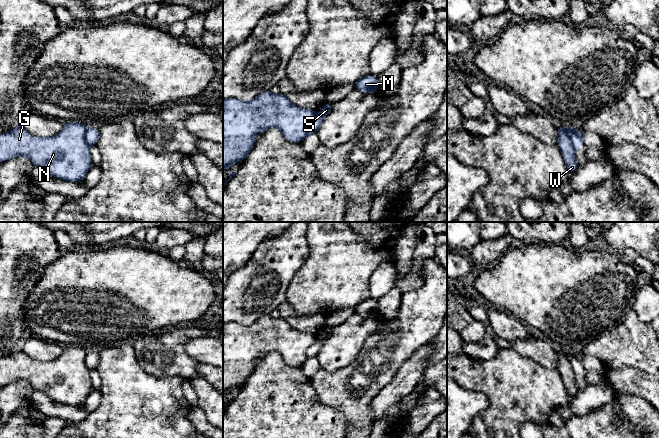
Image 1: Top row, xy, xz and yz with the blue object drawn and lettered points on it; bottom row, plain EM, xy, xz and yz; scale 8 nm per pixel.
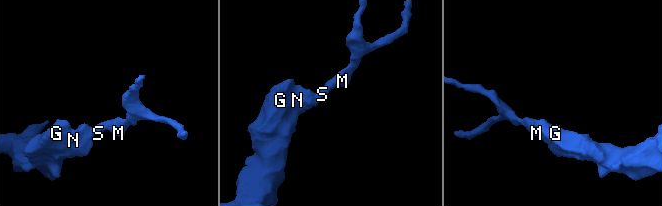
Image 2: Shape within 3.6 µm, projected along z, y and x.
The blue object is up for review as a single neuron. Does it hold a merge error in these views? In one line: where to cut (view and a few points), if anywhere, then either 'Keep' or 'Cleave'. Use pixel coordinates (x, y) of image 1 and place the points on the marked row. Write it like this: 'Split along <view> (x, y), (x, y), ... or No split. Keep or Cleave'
Split along yz (569, 130), (568, 134), (575, 151). Cleave

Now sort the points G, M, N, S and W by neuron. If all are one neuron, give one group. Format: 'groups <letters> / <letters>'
groups G N W / M S

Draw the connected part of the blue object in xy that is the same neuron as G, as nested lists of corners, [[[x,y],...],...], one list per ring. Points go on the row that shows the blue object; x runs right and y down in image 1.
[[[67,122],[55,136],[43,138],[31,135],[19,123],[13,129],[0,134],[0,162],[24,156],[31,160],[34,167],[45,169],[54,178],[81,183],[92,166],[86,131],[87,128],[81,122]]]

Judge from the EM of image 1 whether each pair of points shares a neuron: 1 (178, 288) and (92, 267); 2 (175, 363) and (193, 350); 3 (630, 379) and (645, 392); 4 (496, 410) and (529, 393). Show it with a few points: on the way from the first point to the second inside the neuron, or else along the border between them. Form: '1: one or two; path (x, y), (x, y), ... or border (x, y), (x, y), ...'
1: one; path (157, 287), (139, 274), (122, 269), (113, 269)
2: two; border (202, 335), (185, 346), (199, 362)
3: one; path (634, 382), (641, 388)
4: one; path (504, 409), (521, 393)

